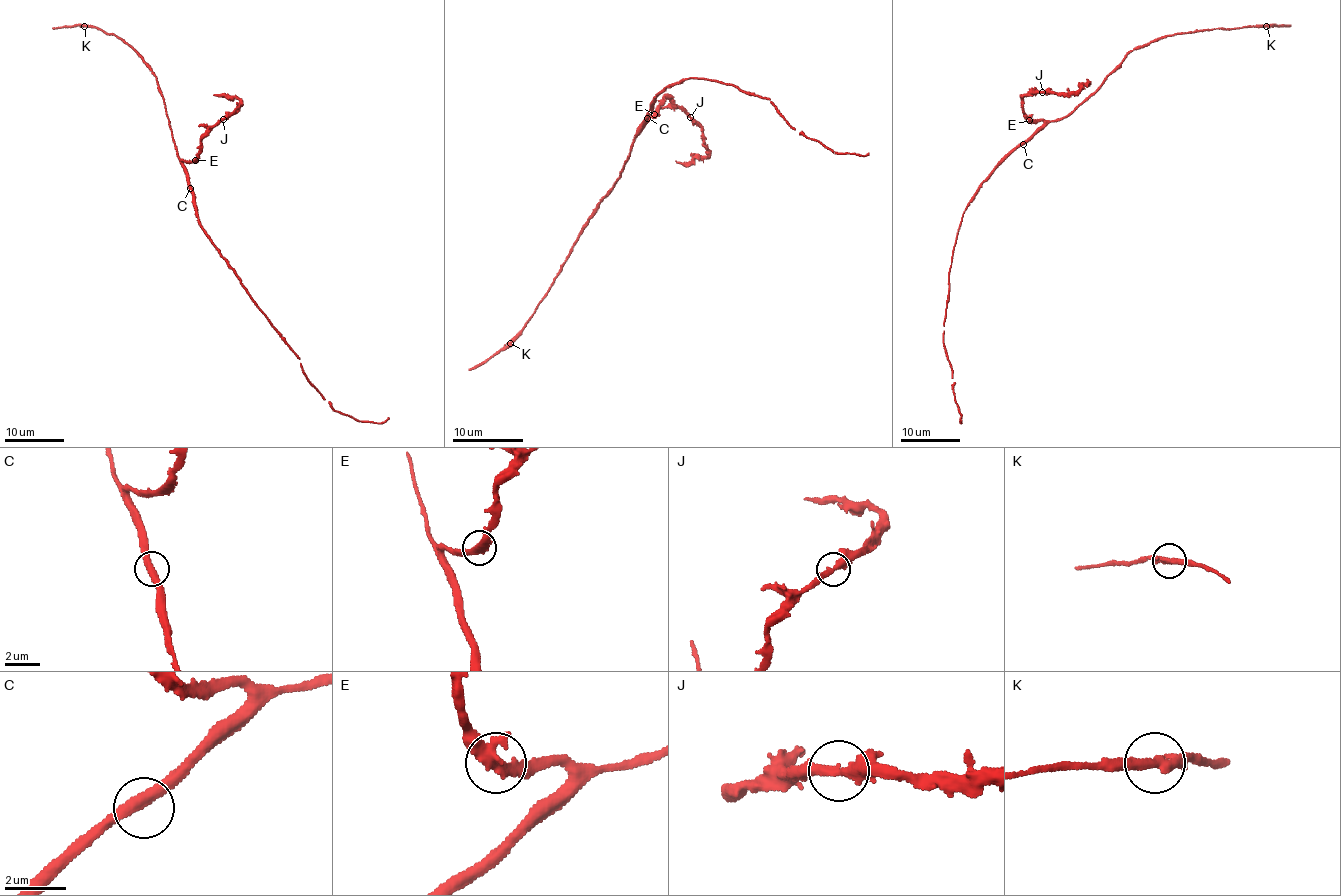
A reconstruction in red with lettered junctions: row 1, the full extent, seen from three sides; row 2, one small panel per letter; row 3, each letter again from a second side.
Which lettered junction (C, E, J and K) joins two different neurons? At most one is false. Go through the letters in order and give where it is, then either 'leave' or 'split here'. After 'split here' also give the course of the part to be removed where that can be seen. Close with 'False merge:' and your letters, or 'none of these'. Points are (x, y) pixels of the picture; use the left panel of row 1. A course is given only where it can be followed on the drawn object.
C: place (190, 188); leave
E: place (195, 160); leave
J: place (223, 119); leave
K: place (84, 26); leave
False merge: none of these

